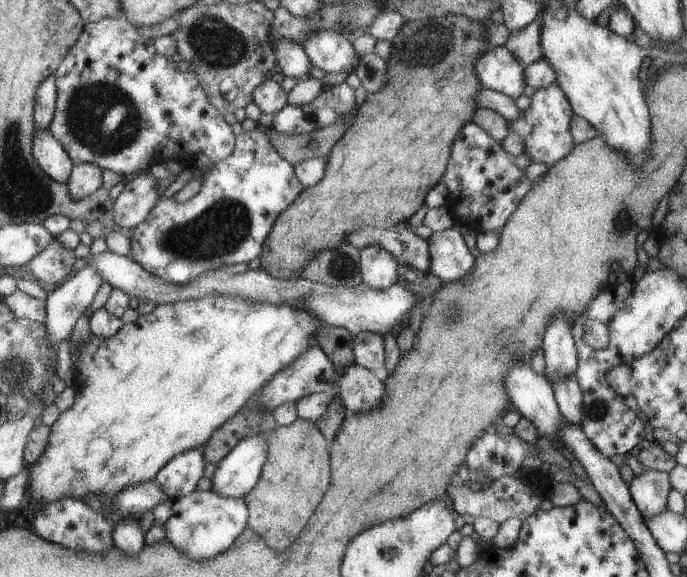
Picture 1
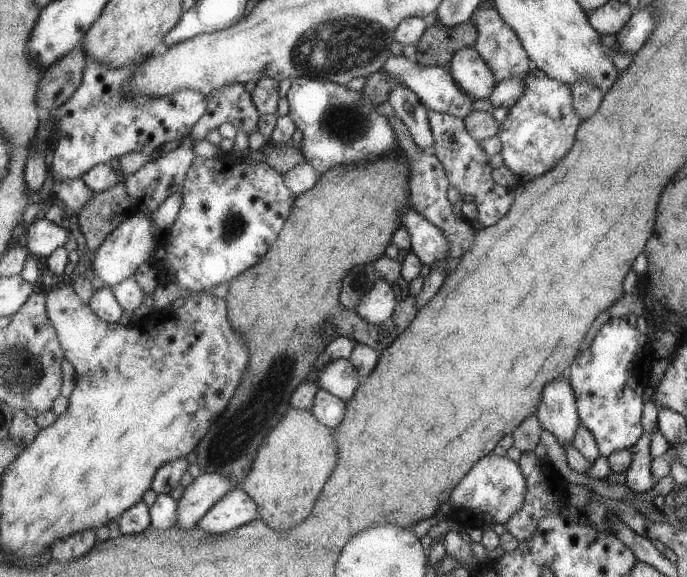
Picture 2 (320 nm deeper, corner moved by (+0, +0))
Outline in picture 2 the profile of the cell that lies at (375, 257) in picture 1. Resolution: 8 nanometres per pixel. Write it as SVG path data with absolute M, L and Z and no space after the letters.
M379 278L373 286L361 296L354 311L365 321L373 325L381 324L390 318L395 306L393 286Z

